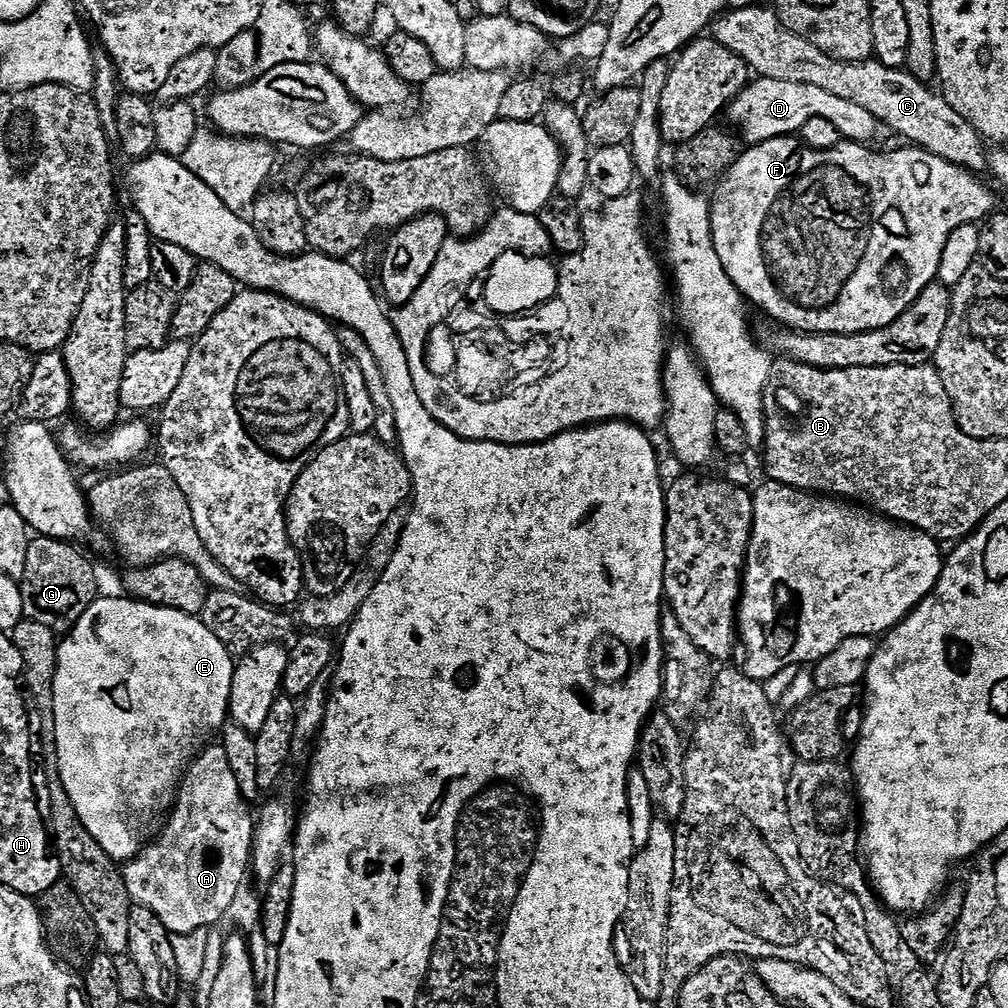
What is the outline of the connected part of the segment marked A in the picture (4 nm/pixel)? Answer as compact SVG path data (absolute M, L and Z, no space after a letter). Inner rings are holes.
M209 746L197 755L196 759L188 765L184 779L178 789L176 803L160 833L155 837L154 842L140 853L134 860L129 860L123 865L124 881L128 887L128 893L132 895L133 905L154 910L160 918L166 930L171 932L173 937L189 935L192 931L211 929L212 924L216 924L225 919L227 911L234 902L234 898L245 887L244 875L249 874L252 863L252 846L254 843L254 812L248 801L244 800L242 790L238 788L238 778L234 778L234 770L230 768L230 758L226 756L226 750L222 746Z

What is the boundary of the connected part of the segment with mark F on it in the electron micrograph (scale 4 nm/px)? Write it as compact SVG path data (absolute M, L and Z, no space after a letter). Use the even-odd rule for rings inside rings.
M779 136L779 137L778 137L778 138L774 138L774 139L773 139L773 140L767 140L767 141L766 141L766 142L762 142L762 143L761 143L761 144L753 144L753 145L751 145L751 146L748 146L748 147L745 147L745 148L744 148L744 149L743 149L743 151L741 151L741 152L740 152L740 153L739 153L739 155L737 155L737 158L736 158L736 161L735 161L735 162L733 162L733 164L732 164L732 166L731 166L731 168L729 168L729 169L728 169L728 171L727 171L727 172L725 172L725 173L724 173L724 175L723 175L723 176L721 176L721 177L720 177L720 179L719 179L719 181L718 181L718 183L717 183L717 184L716 184L716 185L715 185L715 188L714 188L714 191L716 191L716 193L714 193L714 194L713 194L713 196L710 196L710 207L711 207L711 210L712 210L712 213L711 213L711 214L710 214L710 222L711 222L711 223L712 223L712 237L713 237L713 238L714 238L714 250L718 250L718 258L722 258L722 266L723 266L723 267L724 267L724 269L725 269L725 270L726 270L726 274L727 274L727 275L728 275L728 277L729 277L729 278L730 278L730 282L734 282L734 286L735 286L735 287L736 287L736 288L737 288L737 289L738 289L738 290L739 290L739 291L740 291L740 294L741 294L741 296L743 296L743 297L744 297L744 299L745 299L745 301L747 301L747 303L748 303L748 304L749 304L749 305L752 305L752 304L757 304L757 306L758 306L758 307L760 307L760 308L761 308L761 310L762 310L762 311L764 311L764 312L765 312L765 314L766 314L766 315L768 315L768 316L773 316L773 318L774 318L774 319L776 319L776 320L777 320L777 321L776 321L776 322L775 322L775 323L776 323L776 324L777 324L777 325L780 325L780 326L783 326L783 327L785 327L785 328L791 328L791 329L793 329L793 330L795 330L795 331L797 331L797 332L829 332L829 333L830 333L830 334L854 334L854 333L855 333L855 332L869 332L869 331L870 331L870 330L878 330L878 329L879 329L879 328L889 328L889 327L890 327L890 326L891 326L891 324L892 324L892 323L894 323L894 322L895 322L895 321L896 321L896 319L897 319L897 318L898 318L898 317L899 317L899 316L901 316L901 315L902 315L902 314L903 314L903 313L904 313L904 311L906 311L906 310L907 310L907 308L908 308L908 307L909 307L909 306L911 306L911 305L912 305L912 304L913 304L913 302L915 302L915 301L916 301L916 300L917 300L917 299L918 299L918 298L919 298L919 297L920 297L920 296L921 296L921 294L922 294L922 293L924 293L924 291L925 291L925 290L926 290L926 286L930 286L930 285L931 285L931 284L933 284L933 282L934 282L934 281L935 281L935 280L936 280L936 279L937 279L937 277L939 277L939 275L940 275L940 263L941 263L941 262L942 262L942 250L946 250L946 242L947 242L947 241L948 241L948 239L949 239L949 238L950 238L950 234L954 234L954 230L958 230L958 226L962 226L962 225L963 225L963 224L976 224L976 223L977 223L977 222L980 222L980 221L983 221L983 220L984 220L984 219L985 219L985 218L987 218L987 217L989 217L989 216L991 216L991 215L993 215L993 212L994 212L994 209L995 209L995 208L996 208L996 207L997 207L997 205L996 205L996 206L995 206L995 204L996 204L996 200L995 200L995 198L994 198L994 197L992 197L992 192L991 192L991 190L990 190L990 189L988 189L988 188L987 188L987 186L986 186L986 185L984 185L984 184L983 184L983 182L982 182L982 181L980 181L980 180L983 180L983 179L981 179L981 177L980 177L980 176L979 176L979 175L977 175L977 173L975 173L975 172L967 172L967 171L966 171L966 170L965 170L965 168L959 168L959 166L958 166L958 165L957 165L957 164L951 164L951 163L950 163L950 162L948 162L948 161L946 161L946 160L943 160L943 159L942 159L942 158L938 158L938 157L937 157L937 156L935 156L935 155L934 155L934 154L930 154L930 153L929 153L929 152L928 152L928 151L926 151L926 150L925 150L925 149L924 149L924 148L917 148L917 147L915 147L915 146L900 146L900 147L904 147L904 148L900 148L900 149L898 149L898 150L897 150L897 152L876 152L876 151L880 151L880 150L873 150L873 149L872 149L872 148L871 148L871 147L868 147L868 146L865 146L865 145L862 145L862 144L853 144L853 143L851 143L851 142L841 142L841 143L840 143L840 144L839 144L839 145L838 145L838 146L836 146L836 147L834 147L834 148L827 148L827 149L826 149L826 150L818 150L818 149L817 149L817 148L810 148L810 147L807 147L807 146L802 146L802 144L801 144L801 141L800 141L800 140L799 140L799 139L797 139L797 137L796 137L796 136Z

